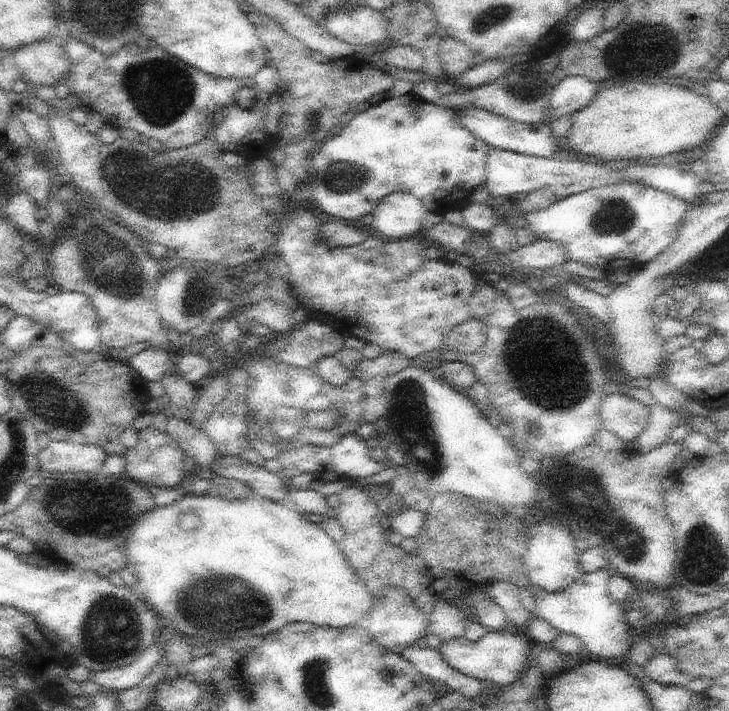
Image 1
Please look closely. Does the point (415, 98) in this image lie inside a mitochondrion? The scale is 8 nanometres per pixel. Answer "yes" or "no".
no

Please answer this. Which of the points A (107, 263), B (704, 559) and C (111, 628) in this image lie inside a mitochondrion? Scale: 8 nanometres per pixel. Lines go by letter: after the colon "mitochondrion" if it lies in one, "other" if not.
A: mitochondrion
B: mitochondrion
C: mitochondrion

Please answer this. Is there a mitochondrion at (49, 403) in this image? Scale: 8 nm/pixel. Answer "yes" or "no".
yes

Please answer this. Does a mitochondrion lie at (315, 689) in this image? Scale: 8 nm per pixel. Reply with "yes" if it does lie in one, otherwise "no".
yes

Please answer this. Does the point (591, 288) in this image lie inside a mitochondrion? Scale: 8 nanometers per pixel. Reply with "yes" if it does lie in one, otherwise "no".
no

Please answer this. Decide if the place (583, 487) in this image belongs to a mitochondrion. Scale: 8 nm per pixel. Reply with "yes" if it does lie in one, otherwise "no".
yes

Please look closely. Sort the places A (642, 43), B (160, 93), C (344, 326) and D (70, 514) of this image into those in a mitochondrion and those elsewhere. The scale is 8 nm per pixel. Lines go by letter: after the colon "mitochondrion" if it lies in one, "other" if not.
A: mitochondrion
B: mitochondrion
C: other
D: mitochondrion

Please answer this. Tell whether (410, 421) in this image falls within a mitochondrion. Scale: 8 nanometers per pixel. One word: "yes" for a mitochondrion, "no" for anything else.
yes

